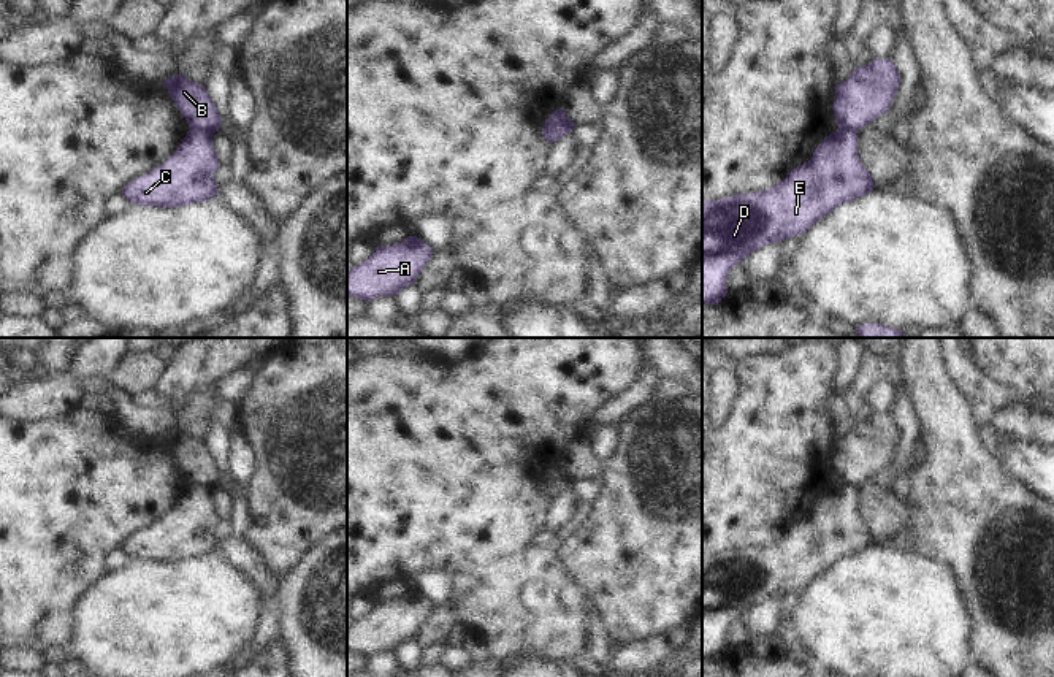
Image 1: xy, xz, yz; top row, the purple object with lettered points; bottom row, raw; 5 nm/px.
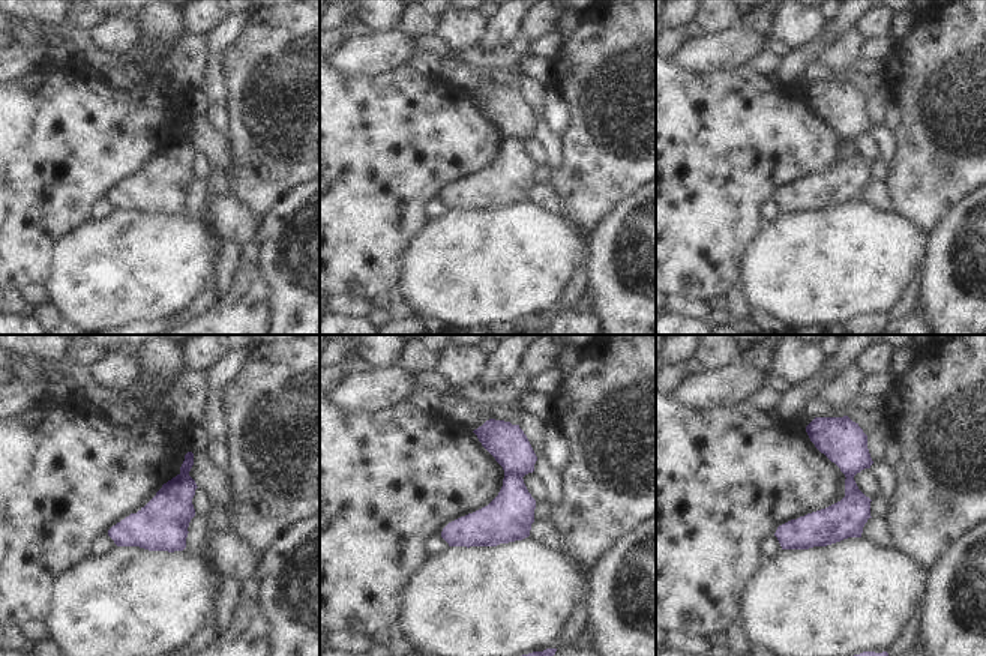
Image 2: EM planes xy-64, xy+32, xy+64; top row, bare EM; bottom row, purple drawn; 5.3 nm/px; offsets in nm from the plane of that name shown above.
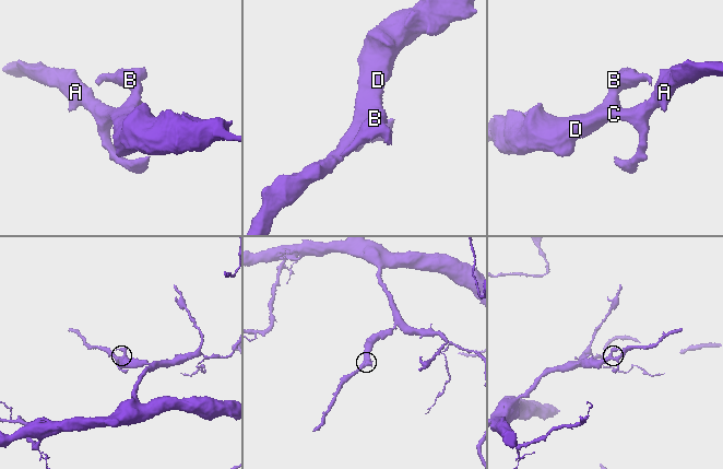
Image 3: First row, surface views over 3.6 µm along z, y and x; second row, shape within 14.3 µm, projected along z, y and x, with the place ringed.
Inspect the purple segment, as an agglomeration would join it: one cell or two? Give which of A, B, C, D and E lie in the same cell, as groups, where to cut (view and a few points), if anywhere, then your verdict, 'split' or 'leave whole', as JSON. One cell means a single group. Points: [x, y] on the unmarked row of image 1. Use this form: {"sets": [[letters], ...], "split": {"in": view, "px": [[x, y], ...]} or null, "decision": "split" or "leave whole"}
{"sets": [["A", "C", "D", "E"], ["B"]], "split": {"in": "xy", "px": [[190, 482], [211, 489]]}, "decision": "split"}

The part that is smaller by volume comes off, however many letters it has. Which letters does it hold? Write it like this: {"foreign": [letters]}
{"foreign": ["B"]}

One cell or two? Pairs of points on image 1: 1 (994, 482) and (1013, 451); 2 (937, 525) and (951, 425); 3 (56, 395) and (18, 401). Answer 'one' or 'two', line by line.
1: two
2: one
3: one

